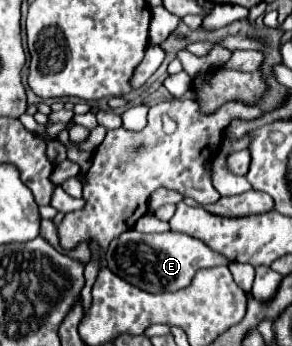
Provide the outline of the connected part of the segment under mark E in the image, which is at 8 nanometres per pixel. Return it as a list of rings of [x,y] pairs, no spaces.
[[[127,231],[119,239],[111,241],[111,247],[107,251],[107,267],[127,283],[139,287],[147,293],[163,293],[163,291],[179,291],[185,289],[195,273],[199,269],[215,267],[215,265],[227,265],[229,261],[211,251],[203,241],[193,239],[183,233],[155,233],[145,235],[139,231]]]

